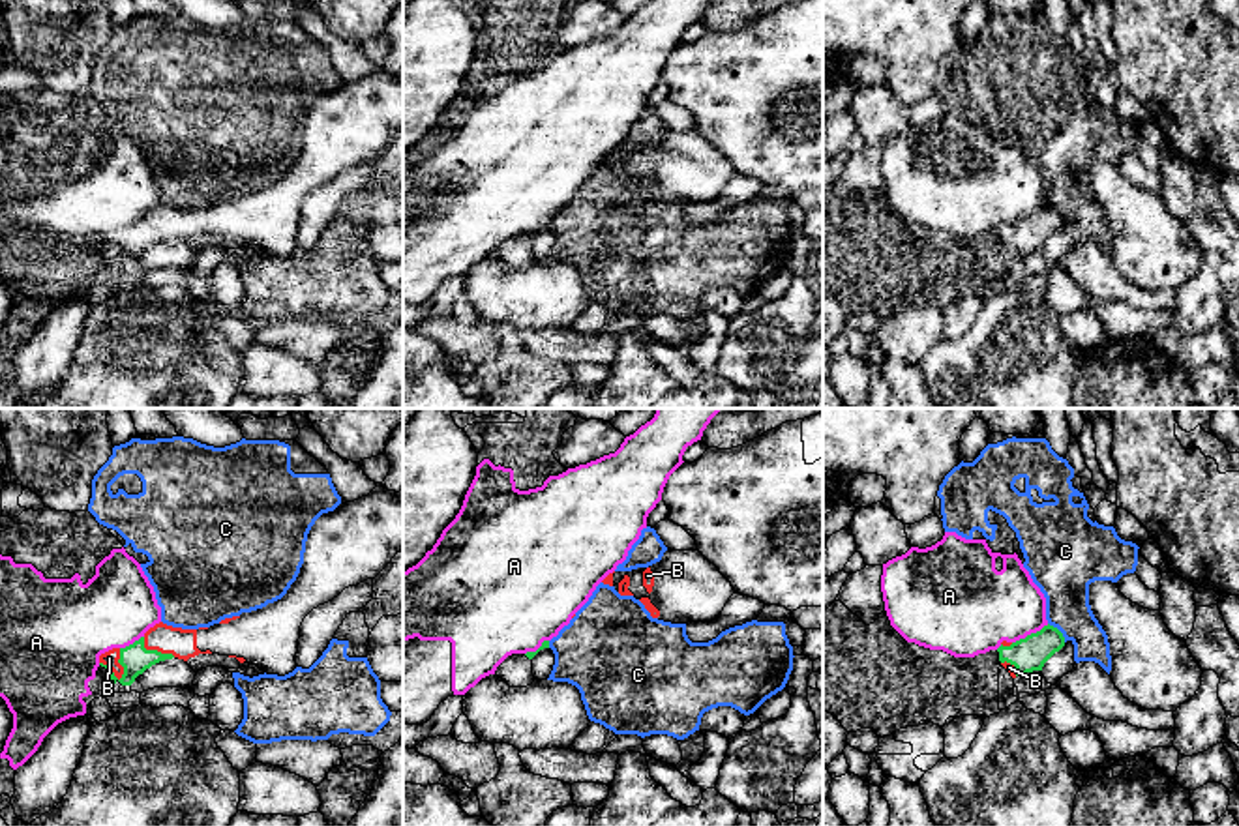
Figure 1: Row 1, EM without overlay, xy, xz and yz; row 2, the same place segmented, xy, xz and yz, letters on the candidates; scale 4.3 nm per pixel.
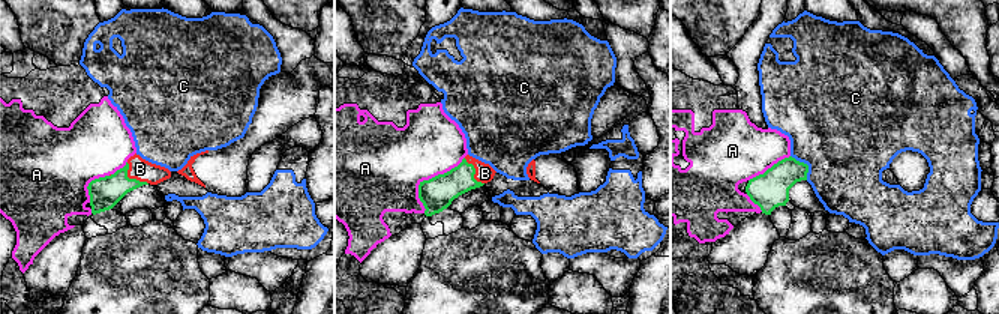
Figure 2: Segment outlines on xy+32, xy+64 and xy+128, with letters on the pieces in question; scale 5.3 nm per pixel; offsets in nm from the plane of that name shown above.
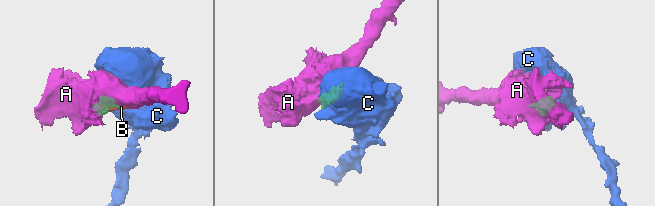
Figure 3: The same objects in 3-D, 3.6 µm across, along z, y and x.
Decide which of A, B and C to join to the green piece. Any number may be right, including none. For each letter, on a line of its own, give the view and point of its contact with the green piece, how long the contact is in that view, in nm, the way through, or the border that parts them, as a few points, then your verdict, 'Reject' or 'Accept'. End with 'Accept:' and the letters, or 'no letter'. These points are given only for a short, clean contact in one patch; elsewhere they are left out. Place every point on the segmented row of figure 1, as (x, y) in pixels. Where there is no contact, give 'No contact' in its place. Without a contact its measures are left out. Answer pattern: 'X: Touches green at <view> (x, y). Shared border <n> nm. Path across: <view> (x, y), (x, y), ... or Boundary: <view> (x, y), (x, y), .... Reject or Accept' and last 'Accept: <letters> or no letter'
A: Touches green at yz (1031, 634). Shared border 180 nm. Reject
B: Touches green at xy (120, 663). Shared border 140 nm. Path across: xy (135, 658), (120, 663), (109, 658). Accept
C: Touches green at yz (1059, 632). Shared border 120 nm. Boundary: yz (1048, 622), (1065, 641). Reject
Accept: B

